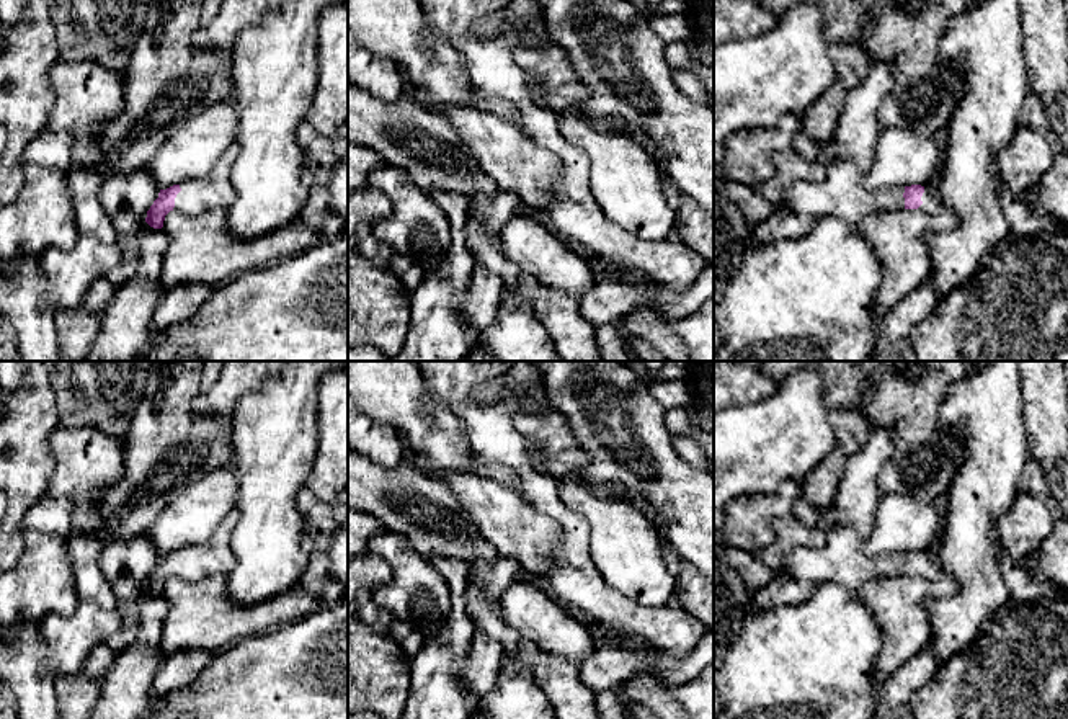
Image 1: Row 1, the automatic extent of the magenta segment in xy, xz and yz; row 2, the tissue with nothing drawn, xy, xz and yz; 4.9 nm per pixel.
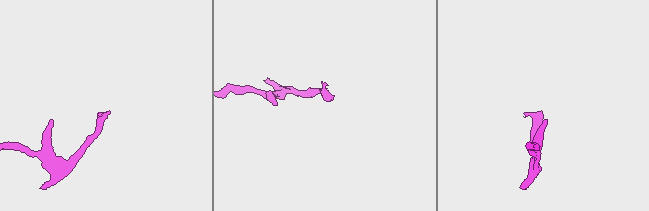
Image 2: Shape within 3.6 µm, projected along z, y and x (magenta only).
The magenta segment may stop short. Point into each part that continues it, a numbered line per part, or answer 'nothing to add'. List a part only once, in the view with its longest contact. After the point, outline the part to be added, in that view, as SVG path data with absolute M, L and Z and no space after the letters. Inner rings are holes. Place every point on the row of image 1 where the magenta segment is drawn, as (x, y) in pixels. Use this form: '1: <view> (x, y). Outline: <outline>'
1: xy (214, 190). Outline: M234 144L207 175L180 183L181 191L175 198L173 211L196 217L216 208L230 208L235 201L230 170L237 154L238 147Z

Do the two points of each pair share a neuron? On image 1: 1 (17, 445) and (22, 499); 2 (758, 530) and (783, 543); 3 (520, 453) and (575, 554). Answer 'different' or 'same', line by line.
1: same
2: different
3: same

